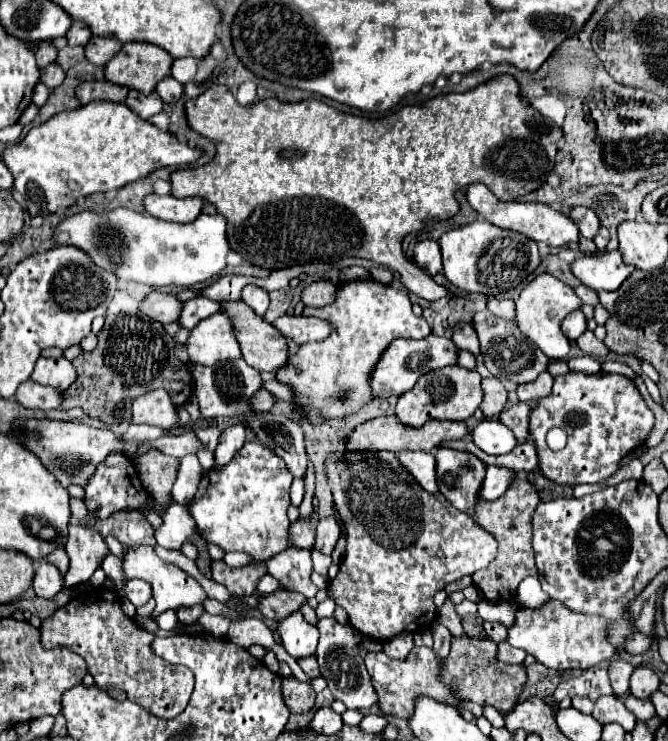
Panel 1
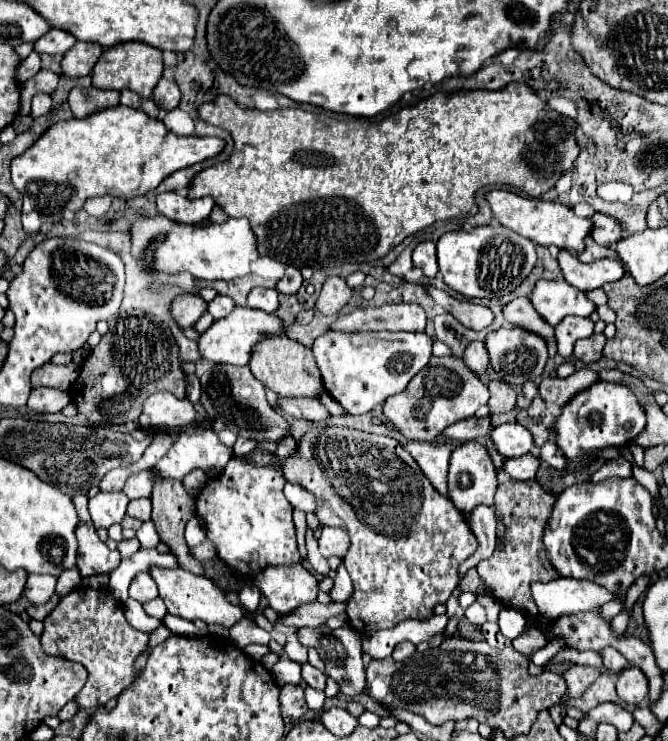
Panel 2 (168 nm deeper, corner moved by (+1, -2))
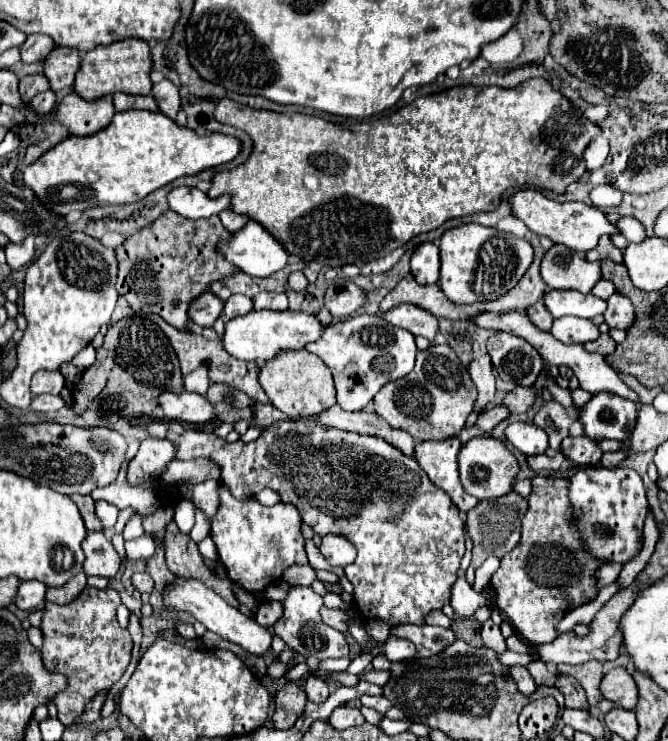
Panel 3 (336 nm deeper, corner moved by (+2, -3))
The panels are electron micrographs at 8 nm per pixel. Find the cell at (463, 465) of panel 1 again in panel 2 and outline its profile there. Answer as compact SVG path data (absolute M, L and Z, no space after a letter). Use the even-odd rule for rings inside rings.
M468 441L452 451L450 469L448 469L448 497L456 505L456 509L460 509L462 515L470 515L470 511L476 505L492 505L496 487L498 487L496 469L484 445L480 445L478 441Z

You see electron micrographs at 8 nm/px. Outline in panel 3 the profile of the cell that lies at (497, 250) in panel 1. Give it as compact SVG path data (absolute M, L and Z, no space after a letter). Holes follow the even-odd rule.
M463 224L447 230L439 240L443 294L455 304L487 302L511 290L533 262L533 248L527 240L481 224Z

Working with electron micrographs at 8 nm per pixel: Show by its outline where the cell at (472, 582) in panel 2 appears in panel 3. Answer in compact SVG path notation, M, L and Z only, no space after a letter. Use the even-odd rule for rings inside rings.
M509 492L501 498L491 498L491 500L479 500L473 510L467 512L465 518L465 530L469 538L473 540L473 558L471 566L467 572L475 576L475 570L489 558L489 556L505 556L519 544L519 534L521 534L521 518L527 512L527 498L519 496L517 492Z

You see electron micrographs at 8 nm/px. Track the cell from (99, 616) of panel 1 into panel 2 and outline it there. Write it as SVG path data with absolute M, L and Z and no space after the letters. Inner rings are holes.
M82 587L64 595L58 607L44 619L40 639L46 655L78 661L86 667L88 681L76 695L76 701L80 707L96 709L118 697L124 689L128 689L128 685L132 685L132 681L136 681L138 671L134 669L134 661L146 651L150 637L130 627L122 607L108 589Z

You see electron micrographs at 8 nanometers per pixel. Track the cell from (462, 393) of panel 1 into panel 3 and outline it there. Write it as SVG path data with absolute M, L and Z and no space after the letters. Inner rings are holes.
M433 344L417 354L411 374L407 374L407 378L387 382L387 386L375 394L373 404L377 416L381 416L389 426L409 432L417 442L437 442L463 430L467 416L473 412L475 398L477 388L467 372L467 366L447 344Z

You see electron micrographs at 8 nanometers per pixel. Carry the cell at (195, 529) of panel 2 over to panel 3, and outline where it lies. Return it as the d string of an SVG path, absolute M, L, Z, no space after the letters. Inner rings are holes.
M179 500L175 504L175 524L179 526L179 530L183 530L185 534L191 532L193 524L195 524L195 504L187 502L187 500Z

